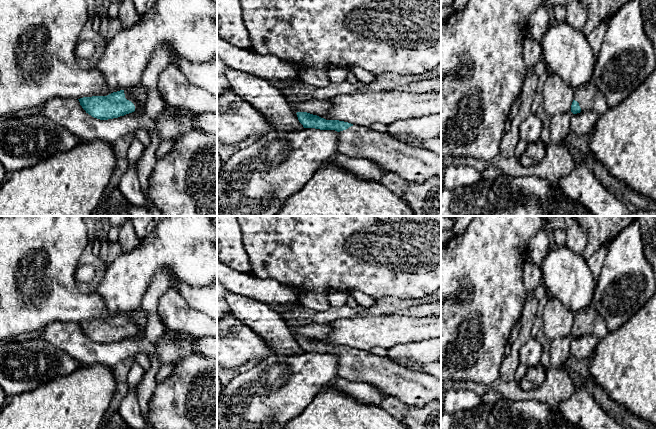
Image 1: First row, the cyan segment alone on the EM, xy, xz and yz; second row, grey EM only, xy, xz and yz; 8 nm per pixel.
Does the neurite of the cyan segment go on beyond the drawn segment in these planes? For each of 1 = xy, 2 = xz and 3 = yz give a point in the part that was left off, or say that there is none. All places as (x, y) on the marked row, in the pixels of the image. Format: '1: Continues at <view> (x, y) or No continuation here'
1: Continues at xy (138, 106)
2: Continues at xz (414, 164)
3: Continues at yz (590, 98)

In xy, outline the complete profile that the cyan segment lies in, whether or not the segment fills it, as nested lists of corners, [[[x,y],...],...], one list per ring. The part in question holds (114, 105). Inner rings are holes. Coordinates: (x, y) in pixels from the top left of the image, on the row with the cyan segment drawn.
[[[128,90],[113,92],[107,96],[92,96],[78,99],[82,108],[94,118],[108,120],[118,118],[145,106],[133,100]]]

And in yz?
[[[592,80],[586,85],[575,89],[571,105],[571,112],[573,114],[593,111],[601,116],[608,108],[605,96],[595,86]]]

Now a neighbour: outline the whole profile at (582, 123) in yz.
[[[593,111],[573,114],[570,121],[571,133],[576,136],[588,134],[595,126],[599,115]]]

